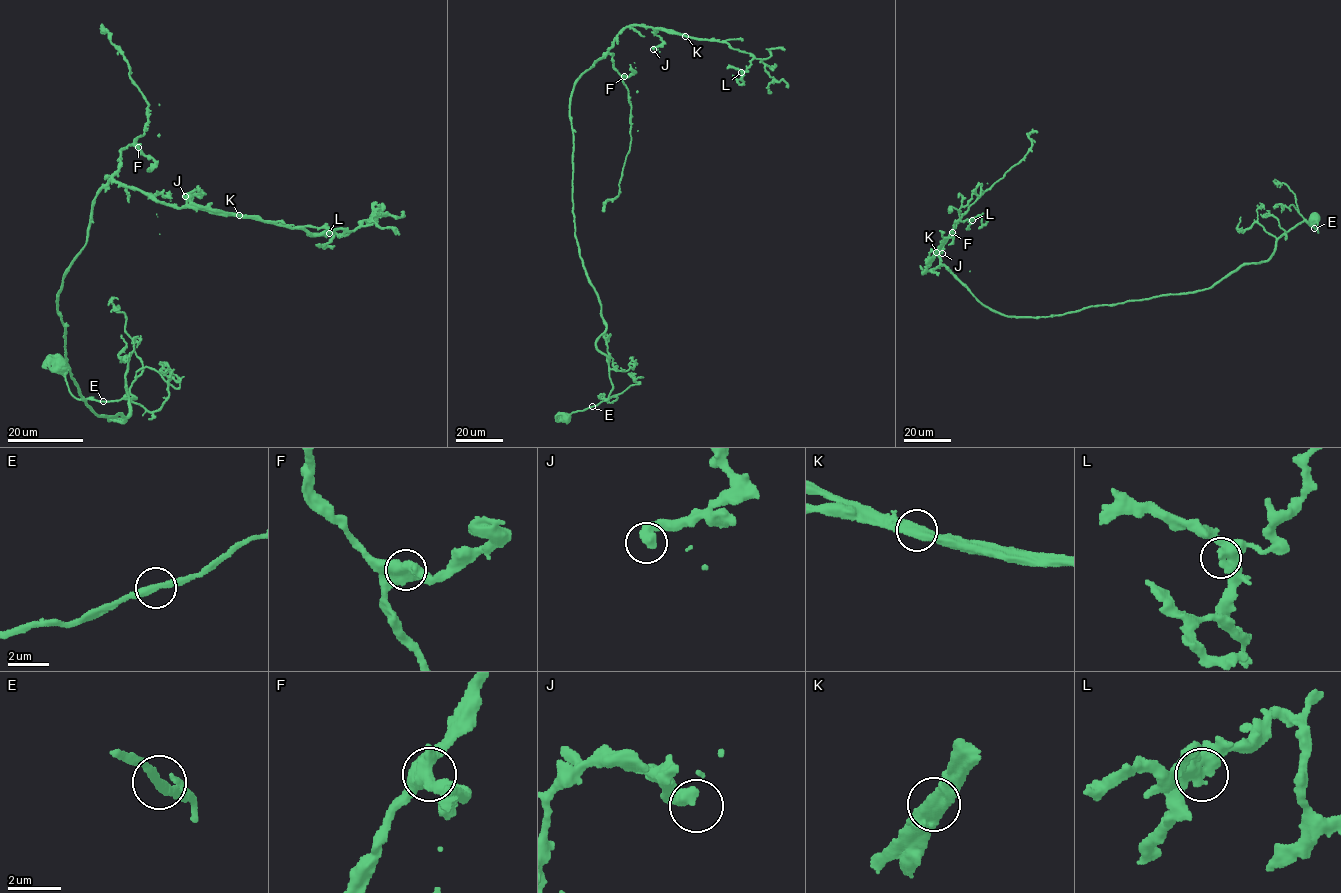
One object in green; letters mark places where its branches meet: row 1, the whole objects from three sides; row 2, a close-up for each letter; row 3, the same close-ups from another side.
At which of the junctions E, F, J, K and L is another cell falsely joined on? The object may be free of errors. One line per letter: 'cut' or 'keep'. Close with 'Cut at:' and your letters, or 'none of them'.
E: keep
F: keep
J: keep
K: cut
L: keep
Cut at: K

